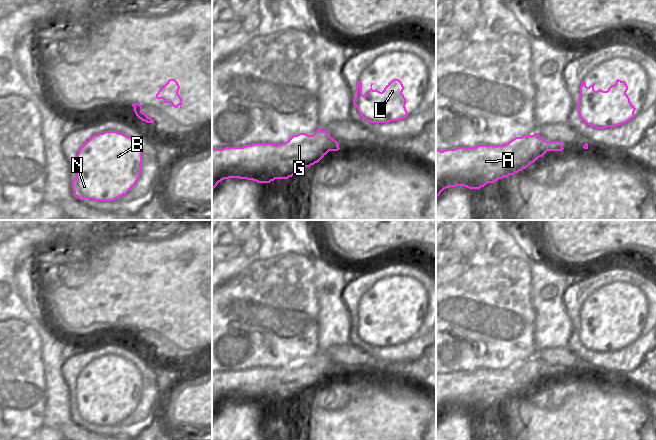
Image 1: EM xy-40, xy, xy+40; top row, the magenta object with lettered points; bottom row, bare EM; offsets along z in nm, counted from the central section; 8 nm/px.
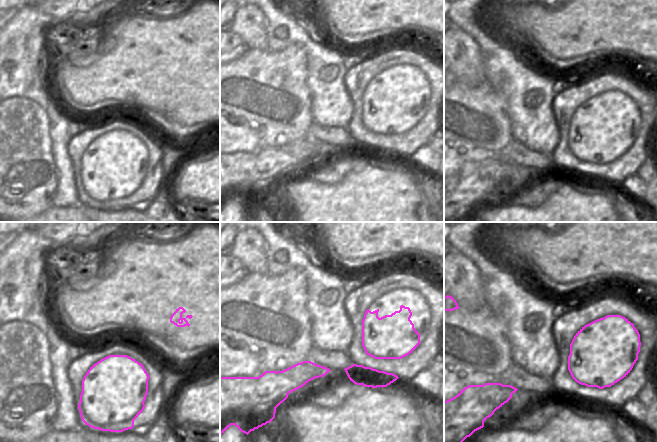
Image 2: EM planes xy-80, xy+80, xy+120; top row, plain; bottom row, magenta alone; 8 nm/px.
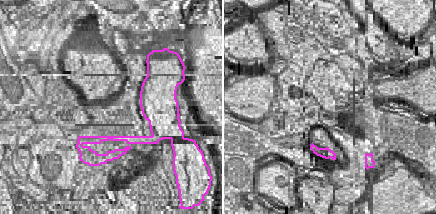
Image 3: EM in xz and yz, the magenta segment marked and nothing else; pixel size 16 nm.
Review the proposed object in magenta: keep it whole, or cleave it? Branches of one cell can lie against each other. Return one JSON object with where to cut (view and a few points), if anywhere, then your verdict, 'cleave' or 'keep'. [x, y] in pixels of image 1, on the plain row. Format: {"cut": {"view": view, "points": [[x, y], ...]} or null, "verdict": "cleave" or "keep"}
{"cut": {"view": "xy", "points": [[277, 369], [278, 381], [289, 388], [294, 388], [300, 394]]}, "verdict": "cleave"}

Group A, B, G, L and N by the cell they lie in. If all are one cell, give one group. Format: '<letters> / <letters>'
A / B G L N

